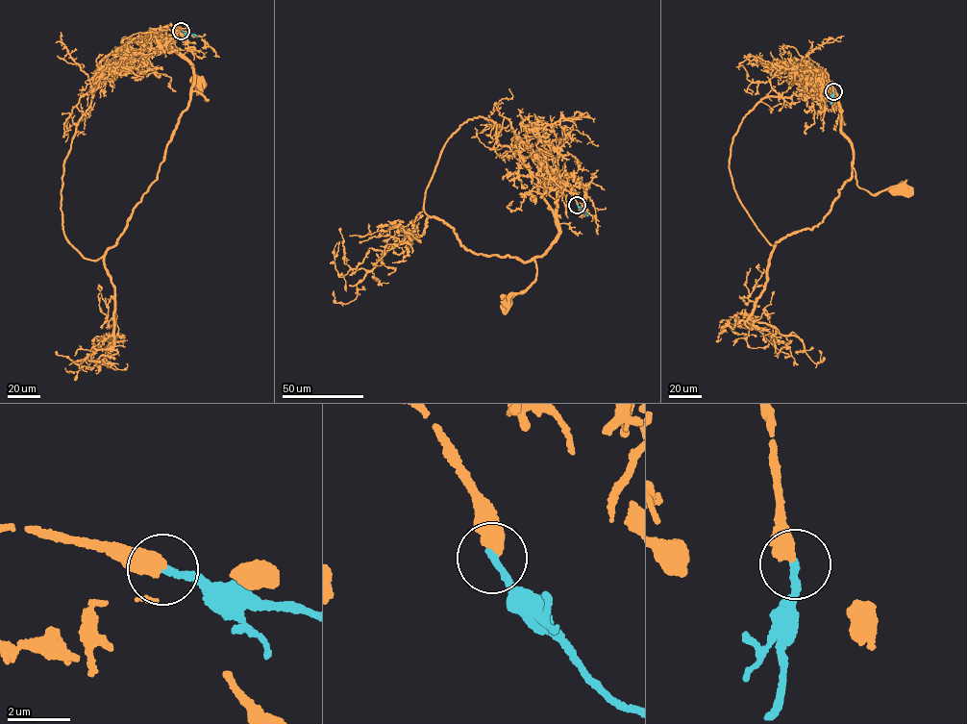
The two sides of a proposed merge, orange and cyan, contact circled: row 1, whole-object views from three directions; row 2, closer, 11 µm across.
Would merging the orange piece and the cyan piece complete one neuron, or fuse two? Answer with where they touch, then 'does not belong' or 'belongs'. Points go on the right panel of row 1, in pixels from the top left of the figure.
(833, 91) | belongs

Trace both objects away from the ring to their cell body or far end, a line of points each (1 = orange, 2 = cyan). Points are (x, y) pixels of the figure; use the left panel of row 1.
1: (181, 31), (160, 28), (147, 33), (156, 35), (192, 65), (191, 90), (206, 101), (199, 94), (200, 87)
2: (181, 31), (197, 37)

